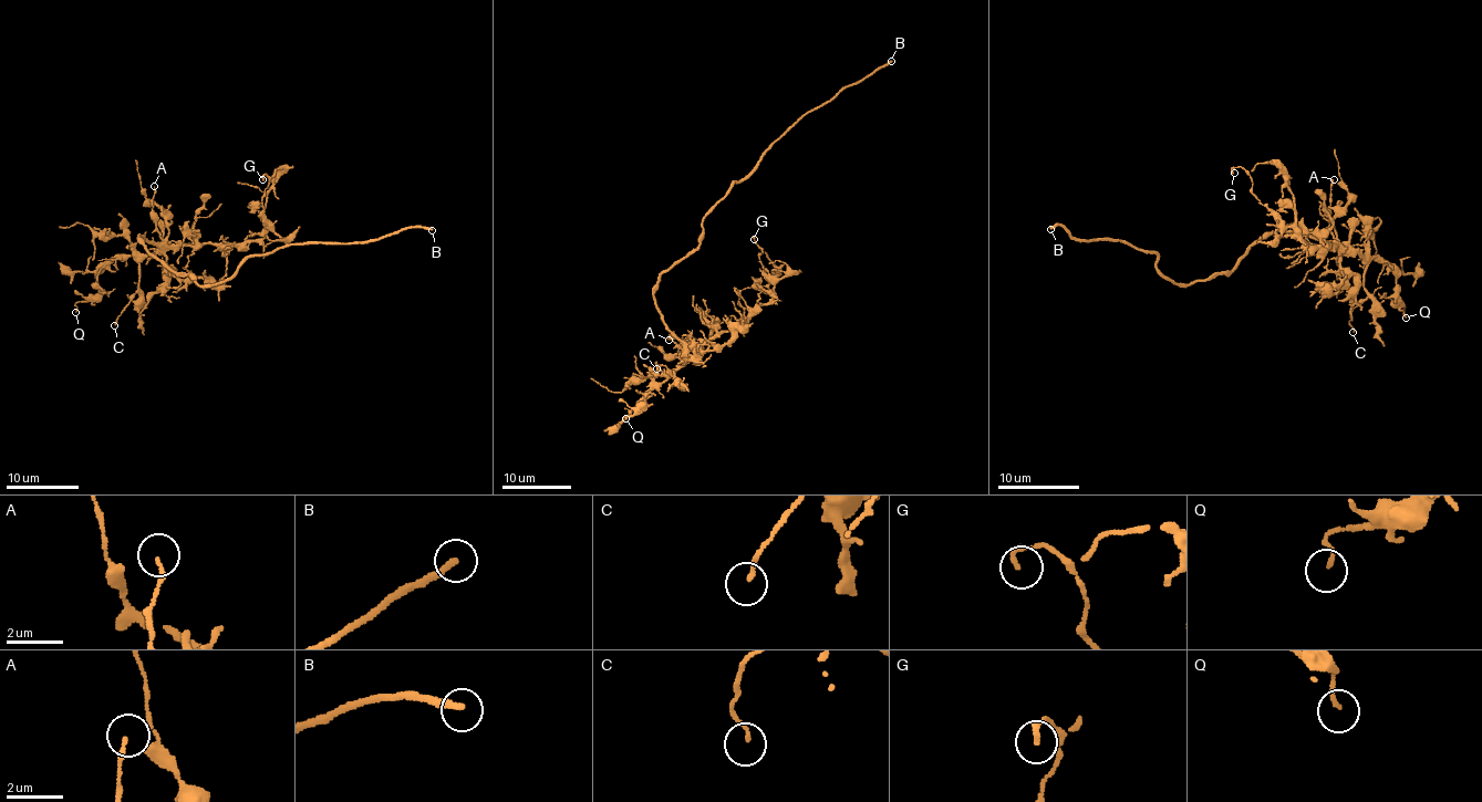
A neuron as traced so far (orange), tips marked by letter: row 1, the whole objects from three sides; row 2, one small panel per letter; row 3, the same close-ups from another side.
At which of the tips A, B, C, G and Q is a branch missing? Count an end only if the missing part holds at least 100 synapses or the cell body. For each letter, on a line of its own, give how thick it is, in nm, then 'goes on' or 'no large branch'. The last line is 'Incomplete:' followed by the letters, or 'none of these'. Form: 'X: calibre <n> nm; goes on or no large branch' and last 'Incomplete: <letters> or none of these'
A: calibre 150 nm; no large branch
B: calibre 280 nm; goes on
C: calibre 110 nm; no large branch
G: calibre 190 nm; no large branch
Q: calibre 130 nm; no large branch
Incomplete: B

